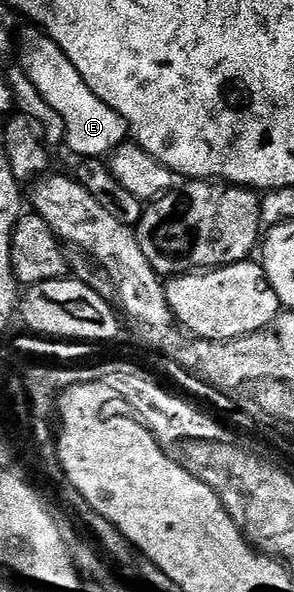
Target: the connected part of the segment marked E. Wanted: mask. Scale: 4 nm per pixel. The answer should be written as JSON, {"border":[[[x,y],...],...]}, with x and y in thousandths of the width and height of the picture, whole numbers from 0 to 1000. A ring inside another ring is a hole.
{"border":[[[99,42],[88,47],[88,52],[75,59],[68,54],[65,59],[65,79],[71,73],[65,111],[92,123],[105,144],[119,144],[133,157],[146,157],[146,167],[160,171],[160,177],[173,177],[173,184],[187,184],[187,191],[214,198],[218,247],[238,248],[262,265],[293,269],[367,265],[405,253],[442,233],[432,204],[418,204],[418,198],[405,198],[405,191],[391,191],[378,177],[337,171],[337,164],[310,157],[296,137],[269,130],[269,117],[241,110],[228,90],[201,83],[201,76],[173,61],[156,59],[122,42]]]}

